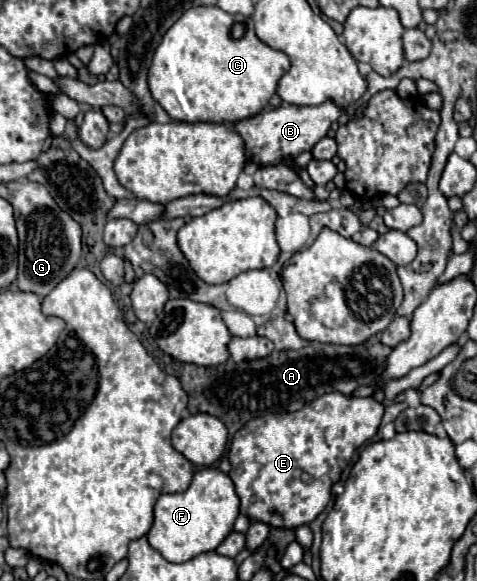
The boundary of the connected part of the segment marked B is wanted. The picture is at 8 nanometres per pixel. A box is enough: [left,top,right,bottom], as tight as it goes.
[235,100,343,164]

